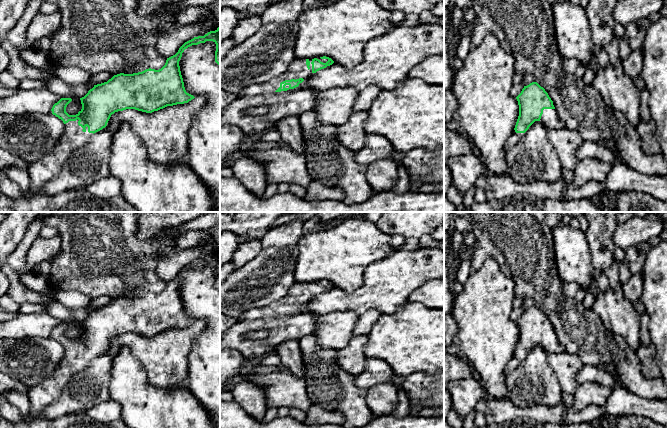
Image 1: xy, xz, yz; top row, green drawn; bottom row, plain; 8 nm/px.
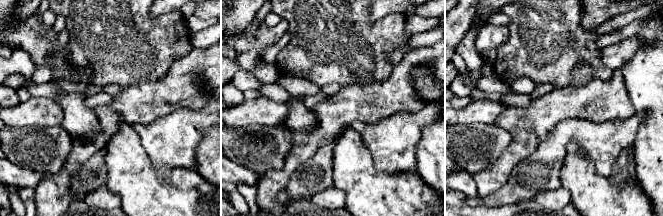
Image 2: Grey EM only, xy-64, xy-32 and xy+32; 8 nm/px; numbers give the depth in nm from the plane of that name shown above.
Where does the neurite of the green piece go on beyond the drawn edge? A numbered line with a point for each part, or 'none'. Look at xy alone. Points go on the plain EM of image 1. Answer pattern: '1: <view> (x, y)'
1: xy (43, 394)

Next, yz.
1: yz (550, 343)
2: yz (515, 361)

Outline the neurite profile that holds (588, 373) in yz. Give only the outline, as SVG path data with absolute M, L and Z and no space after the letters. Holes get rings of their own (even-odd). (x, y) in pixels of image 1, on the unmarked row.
M583 365L576 376L578 385L586 382L593 382L607 388L613 388L617 382L609 372L592 365Z

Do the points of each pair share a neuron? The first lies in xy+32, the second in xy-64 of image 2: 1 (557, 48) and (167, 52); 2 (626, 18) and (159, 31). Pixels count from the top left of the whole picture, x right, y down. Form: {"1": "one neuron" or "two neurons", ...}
{"1": "one neuron", "2": "two neurons"}

